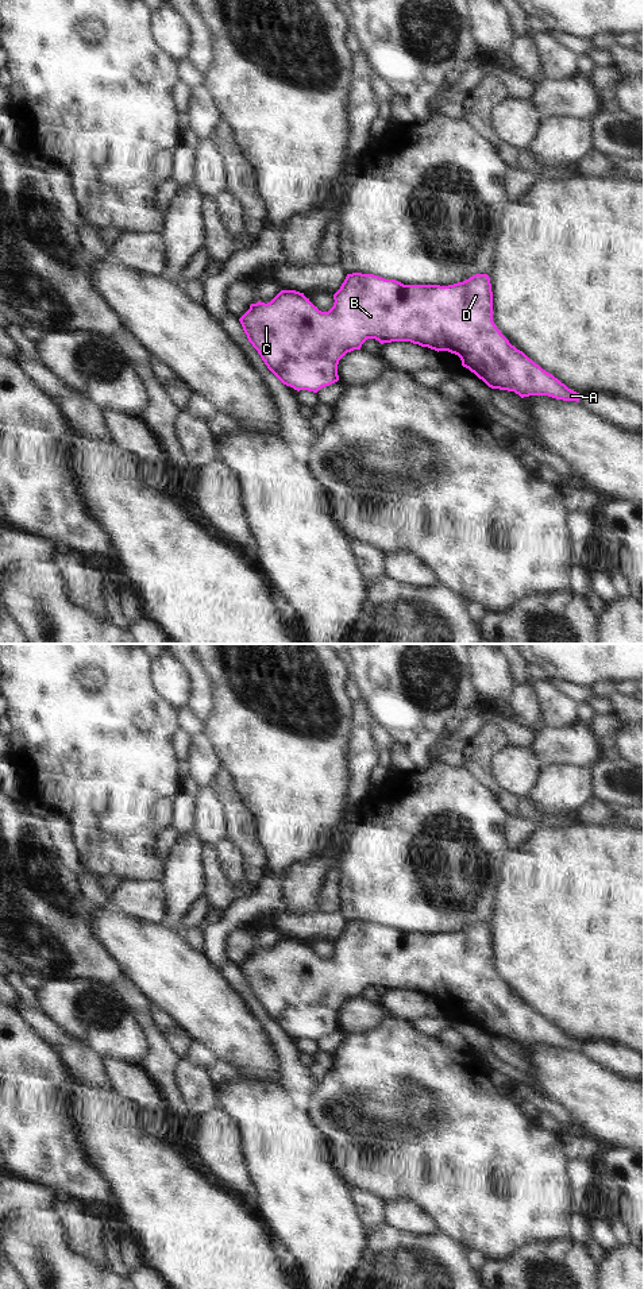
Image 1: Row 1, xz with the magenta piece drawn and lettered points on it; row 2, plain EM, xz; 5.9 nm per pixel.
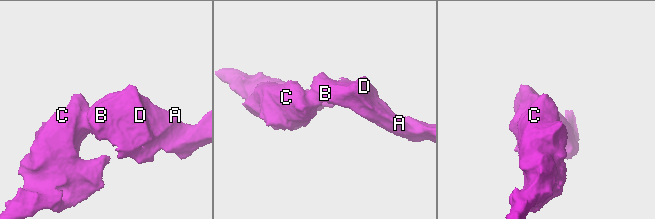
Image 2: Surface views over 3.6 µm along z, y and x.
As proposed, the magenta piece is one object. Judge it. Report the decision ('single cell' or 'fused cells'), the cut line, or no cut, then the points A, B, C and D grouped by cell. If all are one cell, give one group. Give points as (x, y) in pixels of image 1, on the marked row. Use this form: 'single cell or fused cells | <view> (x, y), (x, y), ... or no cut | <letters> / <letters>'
single cell | no cut | A B C D

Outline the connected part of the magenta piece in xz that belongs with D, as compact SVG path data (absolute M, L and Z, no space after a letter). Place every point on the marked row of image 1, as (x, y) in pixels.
M347 274L340 289L333 294L333 306L328 312L319 310L304 293L281 290L270 302L258 301L239 319L248 341L258 351L267 368L286 386L294 390L317 393L321 387L339 381L339 360L354 350L360 350L367 339L381 344L410 341L435 351L448 351L460 358L462 366L474 373L489 387L514 391L521 398L548 395L563 401L579 402L581 394L568 389L552 374L543 370L522 351L517 350L501 333L493 321L493 292L487 274L475 274L463 282L448 286L404 285L396 279L385 279L374 274Z

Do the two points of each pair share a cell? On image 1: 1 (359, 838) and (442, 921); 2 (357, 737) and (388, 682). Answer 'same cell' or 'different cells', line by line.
1: same cell
2: different cells

